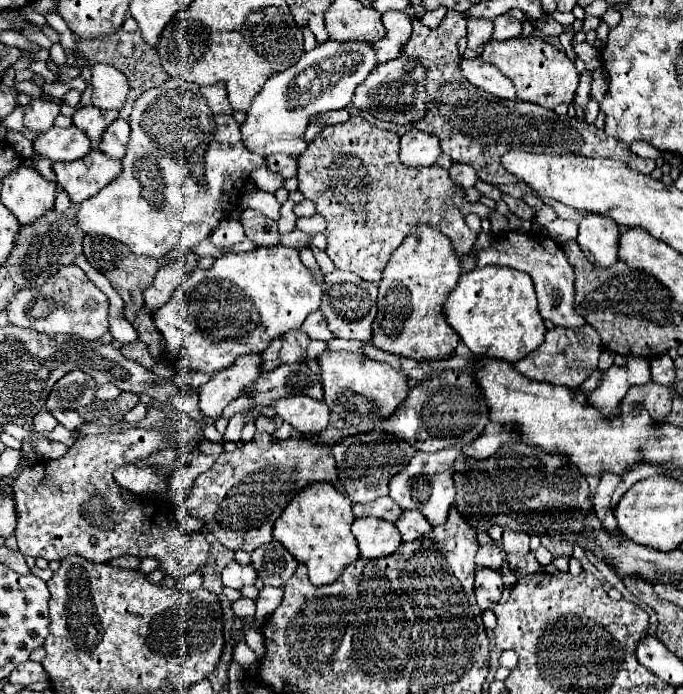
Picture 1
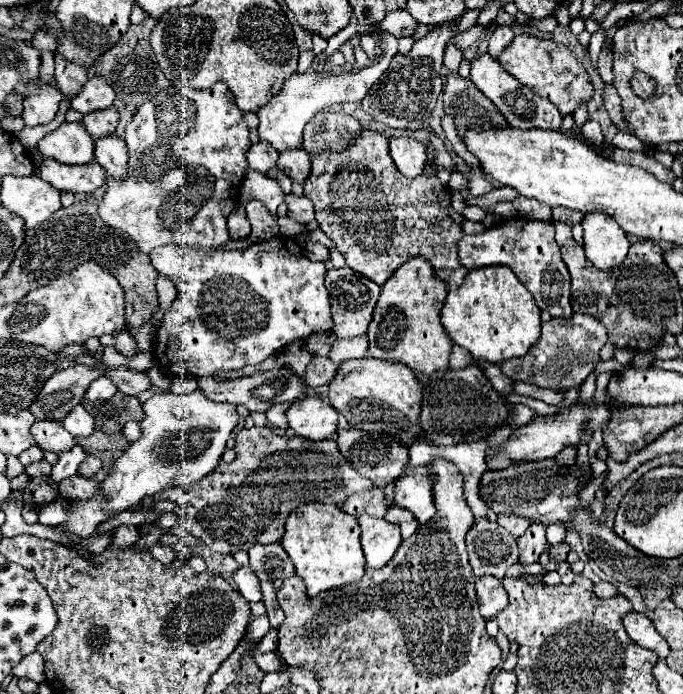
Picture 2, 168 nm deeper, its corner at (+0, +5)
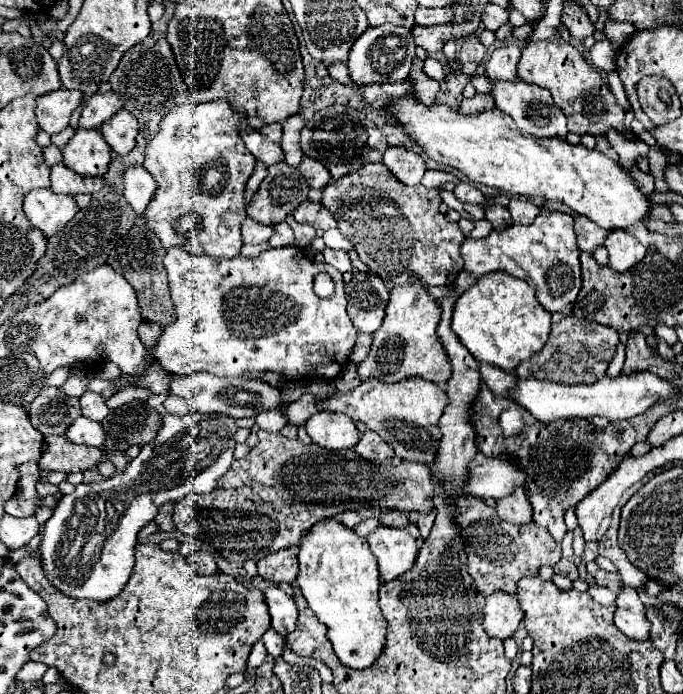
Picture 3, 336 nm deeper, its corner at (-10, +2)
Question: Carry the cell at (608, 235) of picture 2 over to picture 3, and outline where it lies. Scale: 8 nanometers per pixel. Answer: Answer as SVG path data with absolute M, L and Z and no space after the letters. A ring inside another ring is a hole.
M622 229L610 231L604 247L610 253L610 269L620 271L620 273L628 271L632 265L640 263L646 255L646 247L636 237L632 237L630 233L626 233Z

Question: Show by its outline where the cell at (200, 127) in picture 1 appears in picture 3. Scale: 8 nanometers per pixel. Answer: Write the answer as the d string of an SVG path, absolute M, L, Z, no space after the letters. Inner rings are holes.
M210 101L200 103L196 107L180 105L174 111L170 111L162 123L158 135L148 143L146 147L146 159L144 167L152 173L152 177L158 183L158 191L154 199L150 201L144 217L152 231L160 237L162 245L166 249L184 245L186 241L200 241L208 255L212 257L236 257L240 255L242 237L240 237L240 225L246 219L246 201L244 201L244 189L246 181L250 179L256 159L248 153L242 137L240 127L246 127L246 115L238 115L230 109L228 101Z

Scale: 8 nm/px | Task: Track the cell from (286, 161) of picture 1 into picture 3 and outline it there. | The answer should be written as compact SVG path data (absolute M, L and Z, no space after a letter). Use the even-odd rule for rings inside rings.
M304 157L298 169L302 171L302 175L306 177L306 181L310 183L312 189L324 189L330 183L328 169L310 157Z

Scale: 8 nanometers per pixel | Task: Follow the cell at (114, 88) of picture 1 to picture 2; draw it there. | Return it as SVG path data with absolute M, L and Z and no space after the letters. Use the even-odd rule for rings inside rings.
M92 76L92 78L88 78L88 82L80 90L80 94L76 94L76 98L72 100L70 106L74 110L78 110L80 114L88 114L94 110L110 108L114 98L116 98L116 92L108 84L108 80L100 78L100 76Z

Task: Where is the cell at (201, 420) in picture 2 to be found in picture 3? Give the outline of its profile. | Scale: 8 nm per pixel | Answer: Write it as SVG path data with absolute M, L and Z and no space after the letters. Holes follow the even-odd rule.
M196 411L184 417L164 415L158 437L142 447L140 455L128 463L124 473L98 483L88 483L88 485L82 483L76 487L74 493L62 495L62 499L54 507L52 517L44 523L42 541L38 547L42 571L46 573L50 585L54 585L54 589L58 589L60 593L66 593L66 597L74 597L74 599L90 599L90 601L106 603L112 597L116 597L116 593L124 589L124 585L132 575L138 531L156 517L160 505L168 501L180 501L190 493L214 491L216 481L230 469L234 461L236 429L238 427L234 419L226 415L202 415Z

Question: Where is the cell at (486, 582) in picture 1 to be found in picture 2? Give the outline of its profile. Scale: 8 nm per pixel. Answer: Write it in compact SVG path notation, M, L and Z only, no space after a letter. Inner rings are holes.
M484 576L476 580L476 598L480 606L480 614L488 618L496 618L496 614L508 604L508 594L498 578Z

